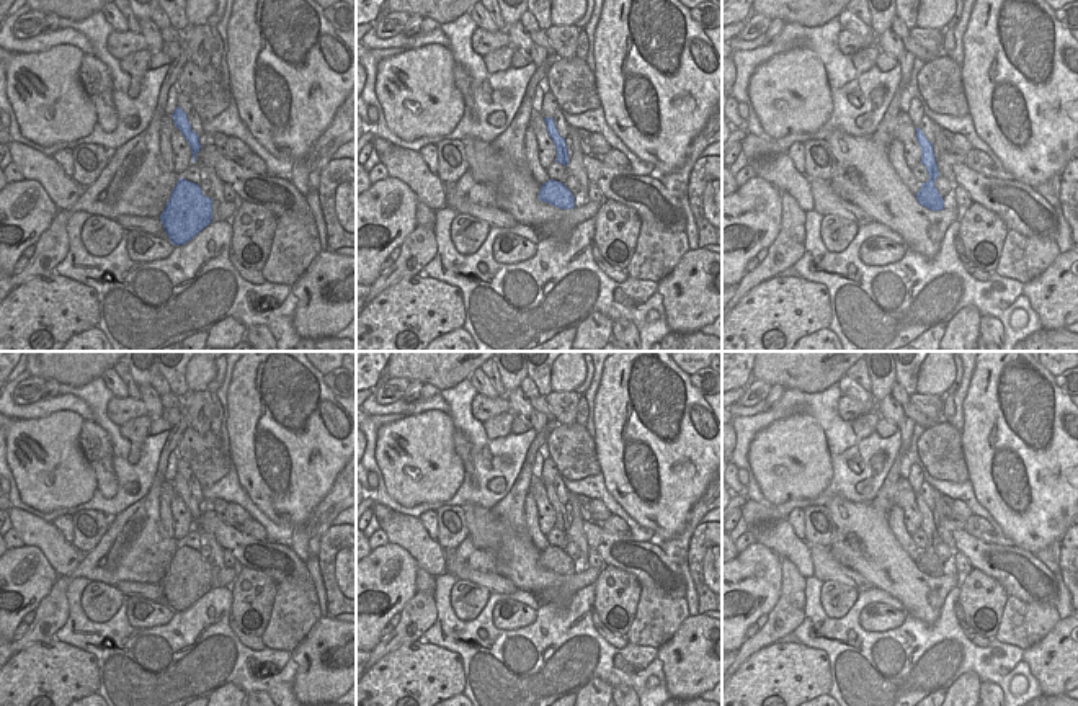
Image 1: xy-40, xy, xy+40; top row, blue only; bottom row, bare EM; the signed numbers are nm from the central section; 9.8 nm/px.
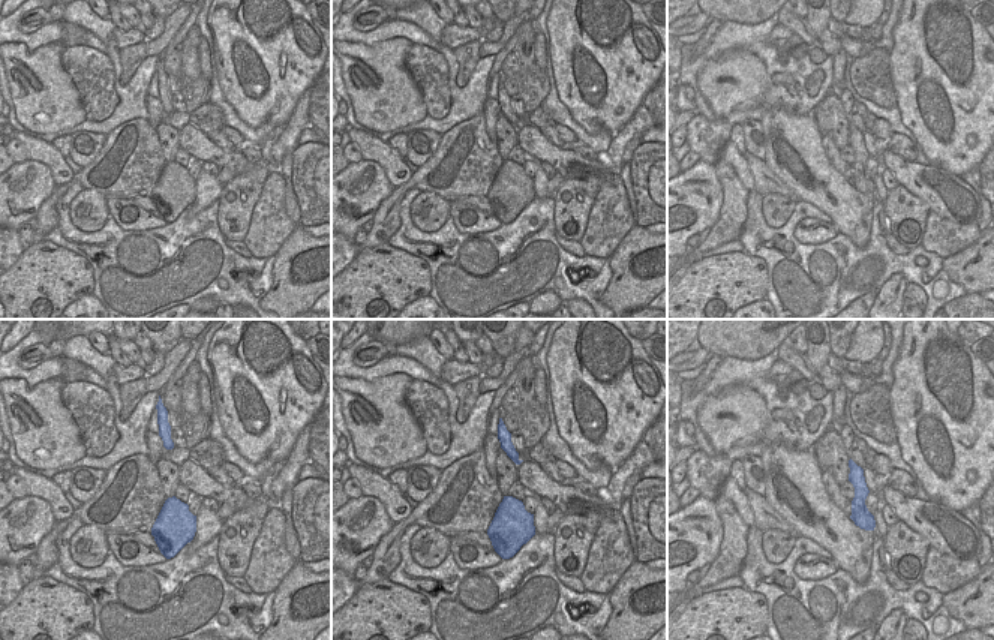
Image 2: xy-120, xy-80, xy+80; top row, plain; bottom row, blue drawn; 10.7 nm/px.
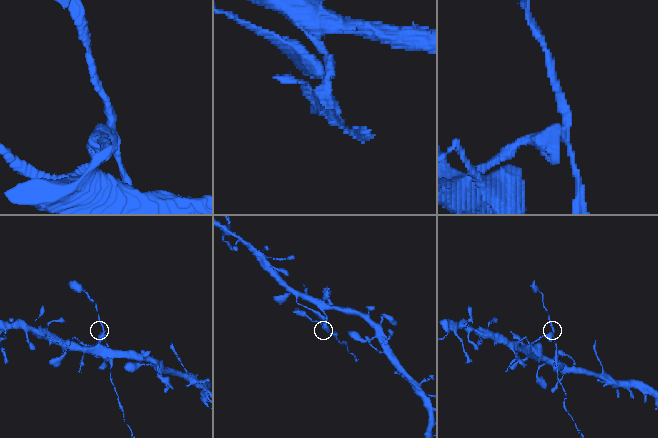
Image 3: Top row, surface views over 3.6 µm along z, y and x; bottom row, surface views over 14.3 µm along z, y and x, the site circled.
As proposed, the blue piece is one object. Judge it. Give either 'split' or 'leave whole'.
split

